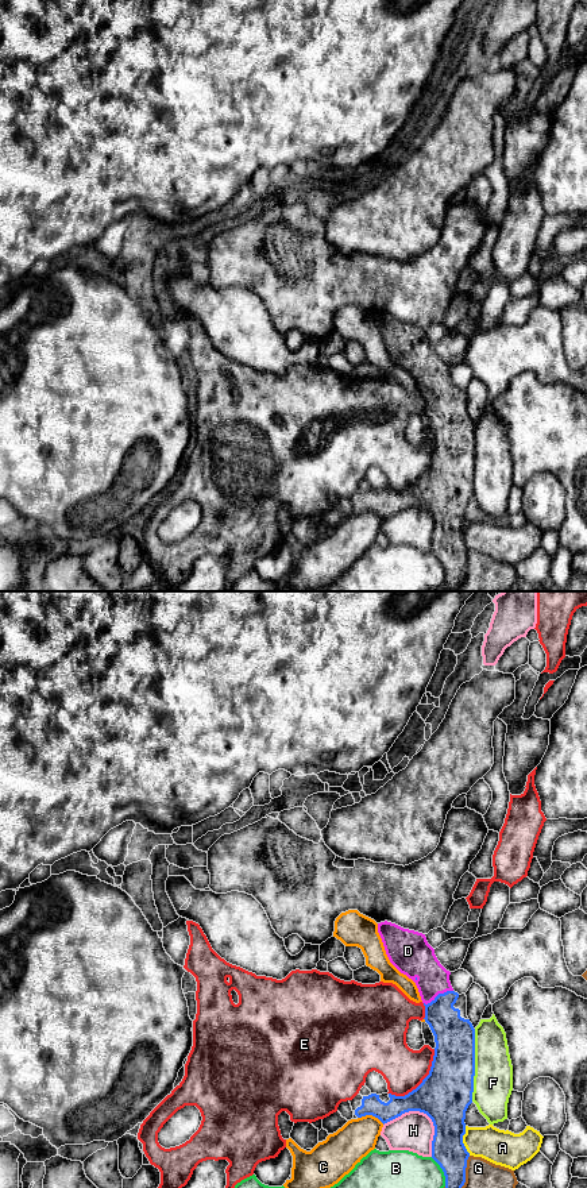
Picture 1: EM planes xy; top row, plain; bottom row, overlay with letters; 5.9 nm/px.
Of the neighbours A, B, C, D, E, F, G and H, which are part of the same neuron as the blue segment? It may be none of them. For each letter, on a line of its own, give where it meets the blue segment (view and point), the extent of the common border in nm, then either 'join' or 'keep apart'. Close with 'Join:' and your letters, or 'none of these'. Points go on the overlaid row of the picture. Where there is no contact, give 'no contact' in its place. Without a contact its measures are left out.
A: meets blue in xy at (462, 1141); contact 180 nm long; keep apart
B: meets blue in xy at (443, 1171); contact 200 nm long; keep apart
C: meets blue in xy at (371, 1114); contact 170 nm long; keep apart
D: meets blue in xy at (439, 994); contact 190 nm long; join
E: meets blue in xy at (423, 1082); contact 380 nm long; keep apart
F: meets blue in xy at (474, 1065); contact 440 nm long; keep apart
G: meets blue in xy at (464, 1172); contact 200 nm long; keep apart
H: meets blue in xy at (425, 1113); contact 360 nm long; keep apart
Join: D

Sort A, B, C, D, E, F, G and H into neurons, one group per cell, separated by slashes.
A / B / C / D / E / F / G / H

